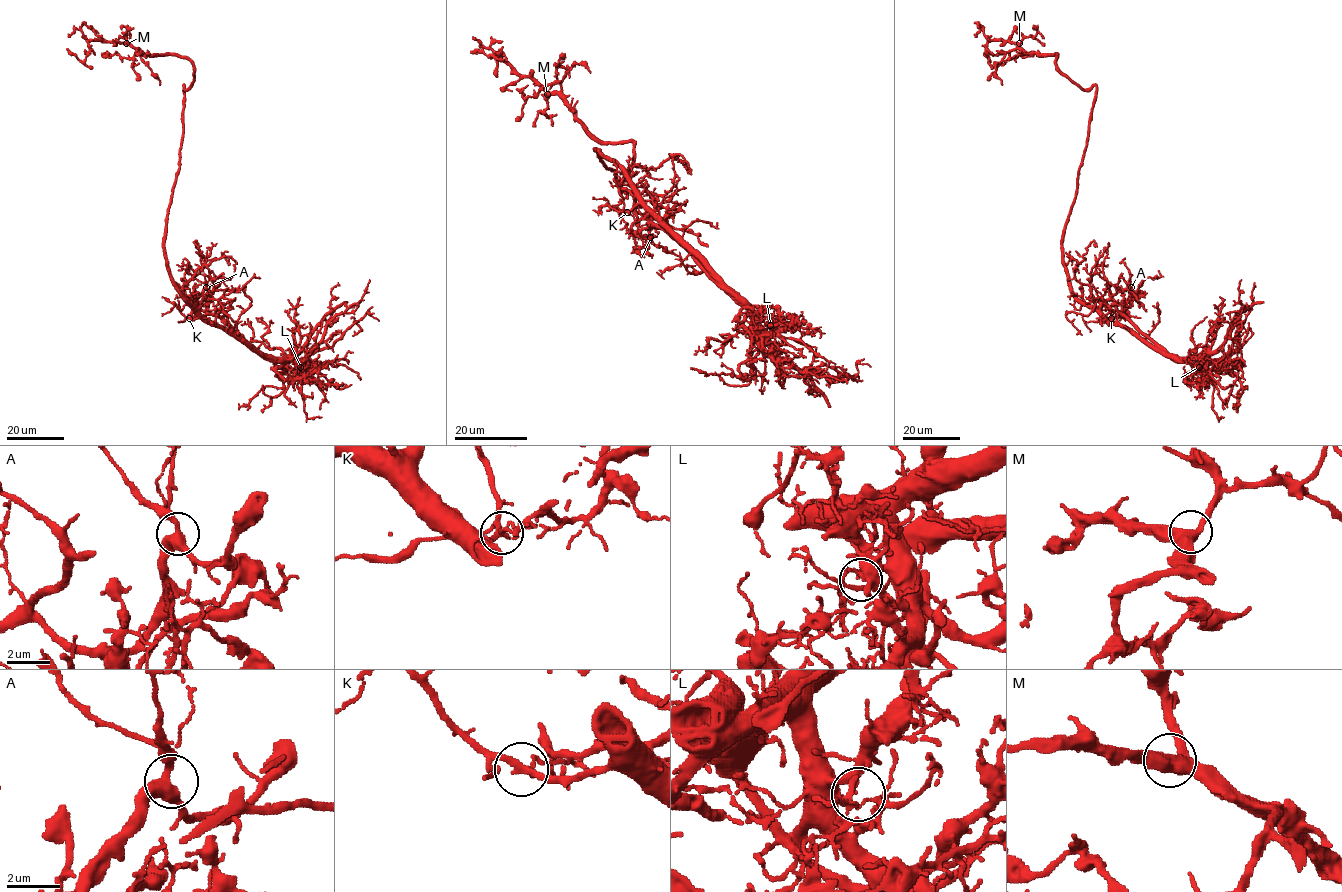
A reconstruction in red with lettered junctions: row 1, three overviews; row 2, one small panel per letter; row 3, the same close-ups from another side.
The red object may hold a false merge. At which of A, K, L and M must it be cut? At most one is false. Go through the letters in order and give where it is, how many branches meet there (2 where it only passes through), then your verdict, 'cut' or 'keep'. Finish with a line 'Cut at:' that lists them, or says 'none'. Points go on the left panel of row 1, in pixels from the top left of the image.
A: place (206, 287); branches 3; keep
K: place (189, 318); branches 3; cut
L: place (300, 367); branches 3; keep
M: place (126, 43); branches 3; keep
Cut at: K

